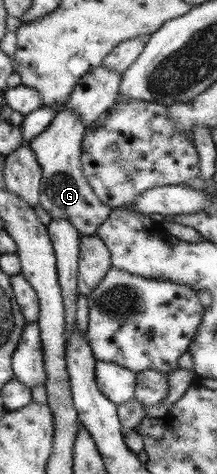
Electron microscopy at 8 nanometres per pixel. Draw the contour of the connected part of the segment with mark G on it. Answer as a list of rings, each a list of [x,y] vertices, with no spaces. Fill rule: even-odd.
[[[64,108],[55,114],[50,125],[42,133],[26,143],[41,170],[41,187],[38,191],[40,207],[51,218],[65,218],[68,224],[76,229],[79,237],[95,235],[96,229],[112,211],[98,202],[92,188],[82,176],[81,141],[86,129],[75,113]]]

